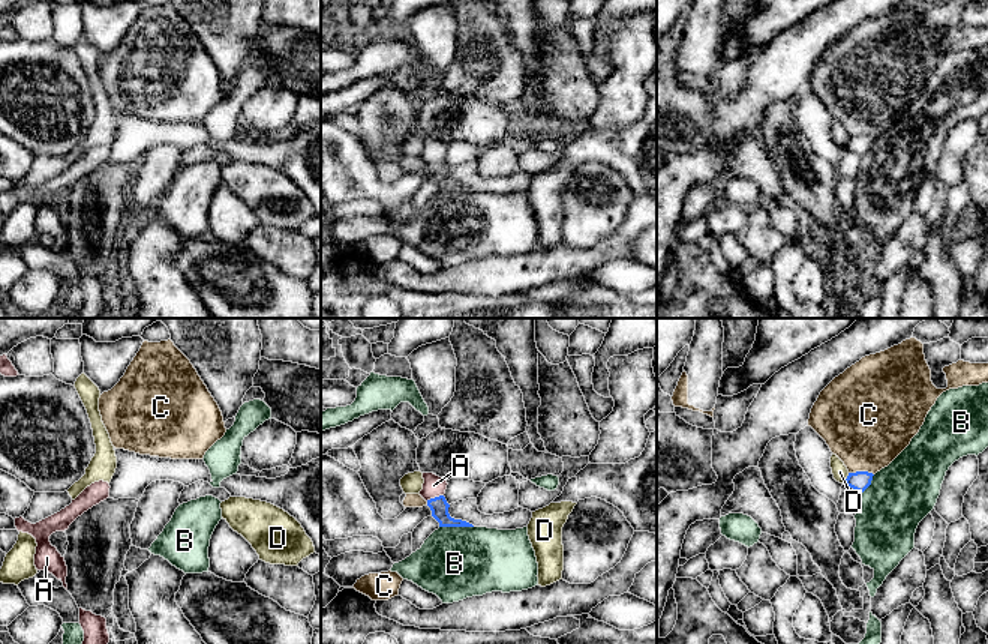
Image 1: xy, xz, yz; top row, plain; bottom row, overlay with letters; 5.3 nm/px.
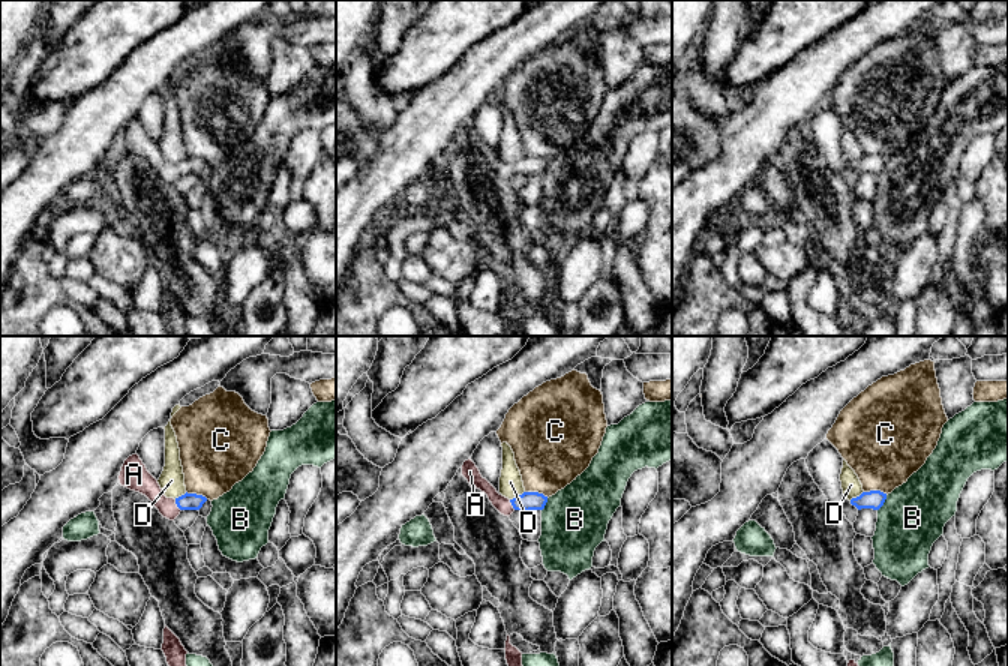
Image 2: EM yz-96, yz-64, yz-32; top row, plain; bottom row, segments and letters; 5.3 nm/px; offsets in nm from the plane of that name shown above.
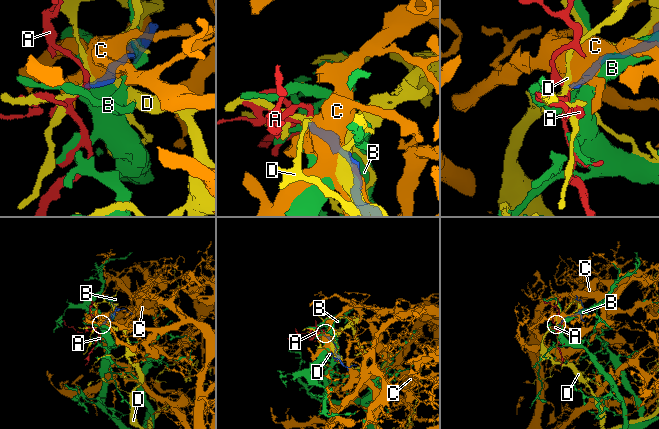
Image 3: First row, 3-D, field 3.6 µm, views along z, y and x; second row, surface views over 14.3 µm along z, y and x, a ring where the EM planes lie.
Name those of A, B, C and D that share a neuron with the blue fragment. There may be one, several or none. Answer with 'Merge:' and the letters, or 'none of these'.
Merge: A

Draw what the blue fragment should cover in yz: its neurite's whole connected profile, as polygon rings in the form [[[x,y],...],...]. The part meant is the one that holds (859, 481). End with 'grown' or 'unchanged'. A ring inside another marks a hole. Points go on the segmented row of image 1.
[[[868,471],[849,473],[844,485],[864,492],[871,485],[873,476],[874,474]]]; unchanged

